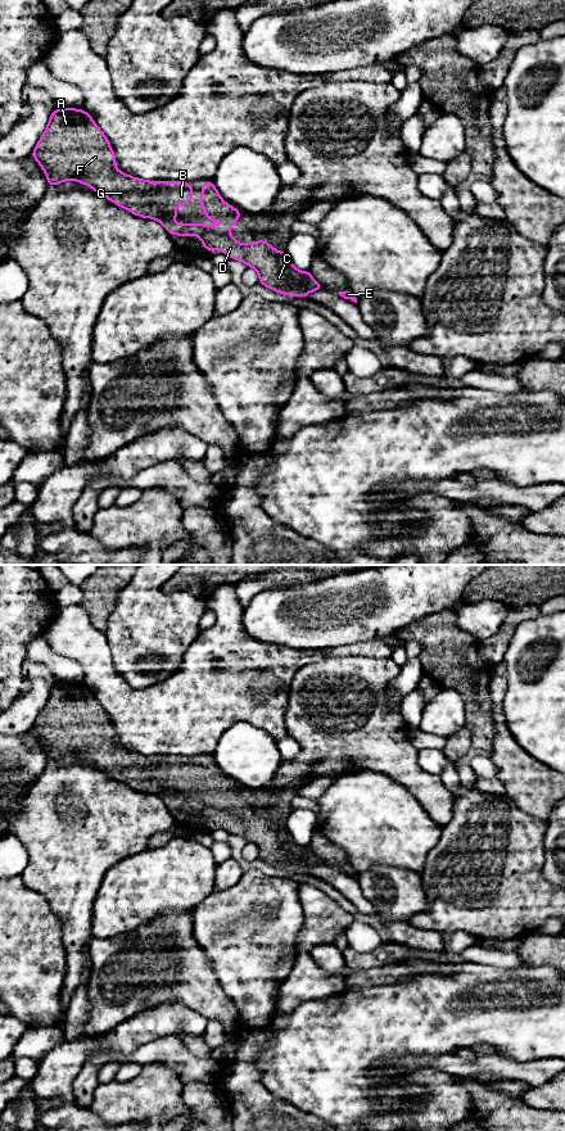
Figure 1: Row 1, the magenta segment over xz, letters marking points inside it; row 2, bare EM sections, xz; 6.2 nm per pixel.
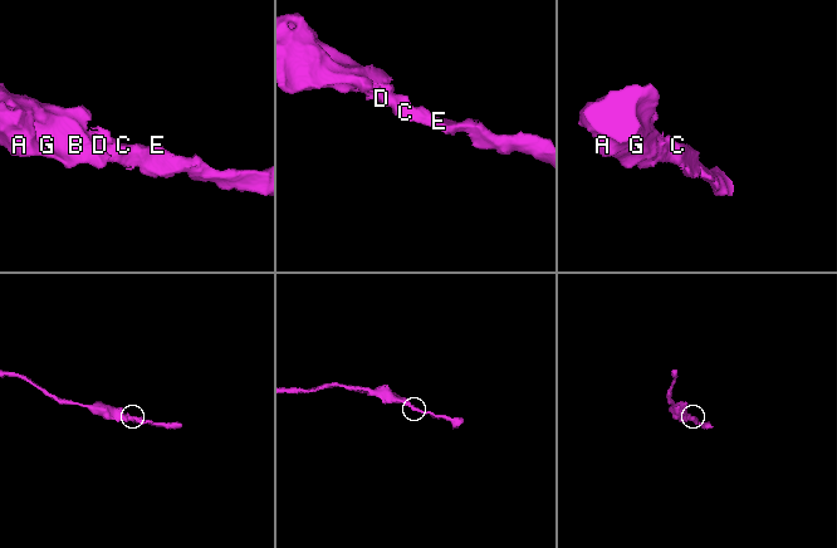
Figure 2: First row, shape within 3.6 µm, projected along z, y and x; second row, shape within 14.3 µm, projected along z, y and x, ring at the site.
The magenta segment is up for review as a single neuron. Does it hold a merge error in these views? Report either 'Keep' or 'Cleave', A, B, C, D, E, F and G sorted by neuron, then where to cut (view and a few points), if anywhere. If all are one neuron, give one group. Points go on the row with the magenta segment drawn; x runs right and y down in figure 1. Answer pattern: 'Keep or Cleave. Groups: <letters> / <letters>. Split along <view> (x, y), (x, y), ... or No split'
Keep. Groups: A B C D E F G. No split

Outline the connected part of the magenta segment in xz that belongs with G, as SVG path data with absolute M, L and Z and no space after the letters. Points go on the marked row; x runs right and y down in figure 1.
M54 109L44 134L30 157L33 157L46 173L48 186L60 185L64 181L73 180L87 185L99 195L135 216L158 221L170 235L195 235L203 243L202 249L211 252L222 250L230 259L240 261L248 267L254 268L258 272L258 282L276 293L281 293L286 297L299 295L307 298L308 293L324 289L321 284L312 277L309 271L297 270L288 259L285 250L277 252L266 240L257 240L250 244L236 241L230 234L230 229L235 226L243 213L221 198L213 181L200 184L203 193L199 196L199 204L208 220L218 221L223 218L227 225L171 223L171 218L181 217L176 212L176 207L191 203L194 185L184 181L149 181L118 171L116 168L116 154L112 150L109 139L85 109Z

